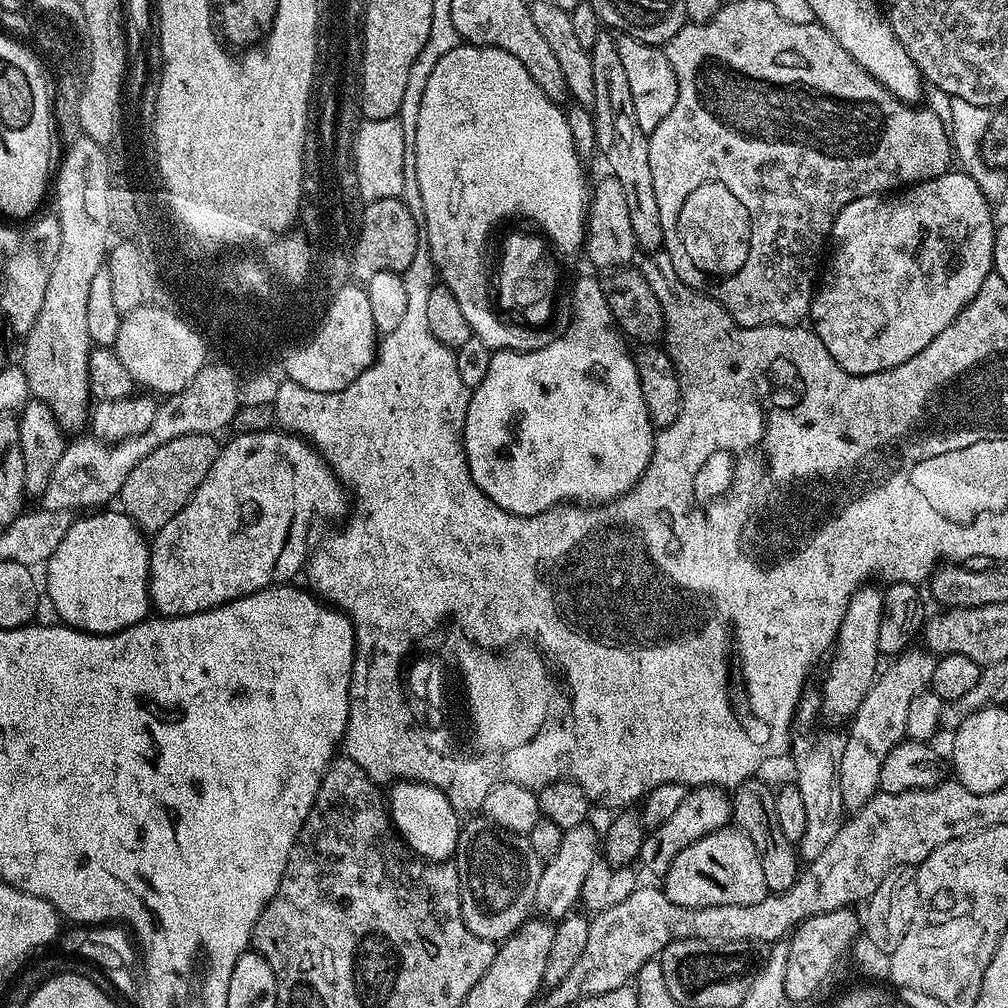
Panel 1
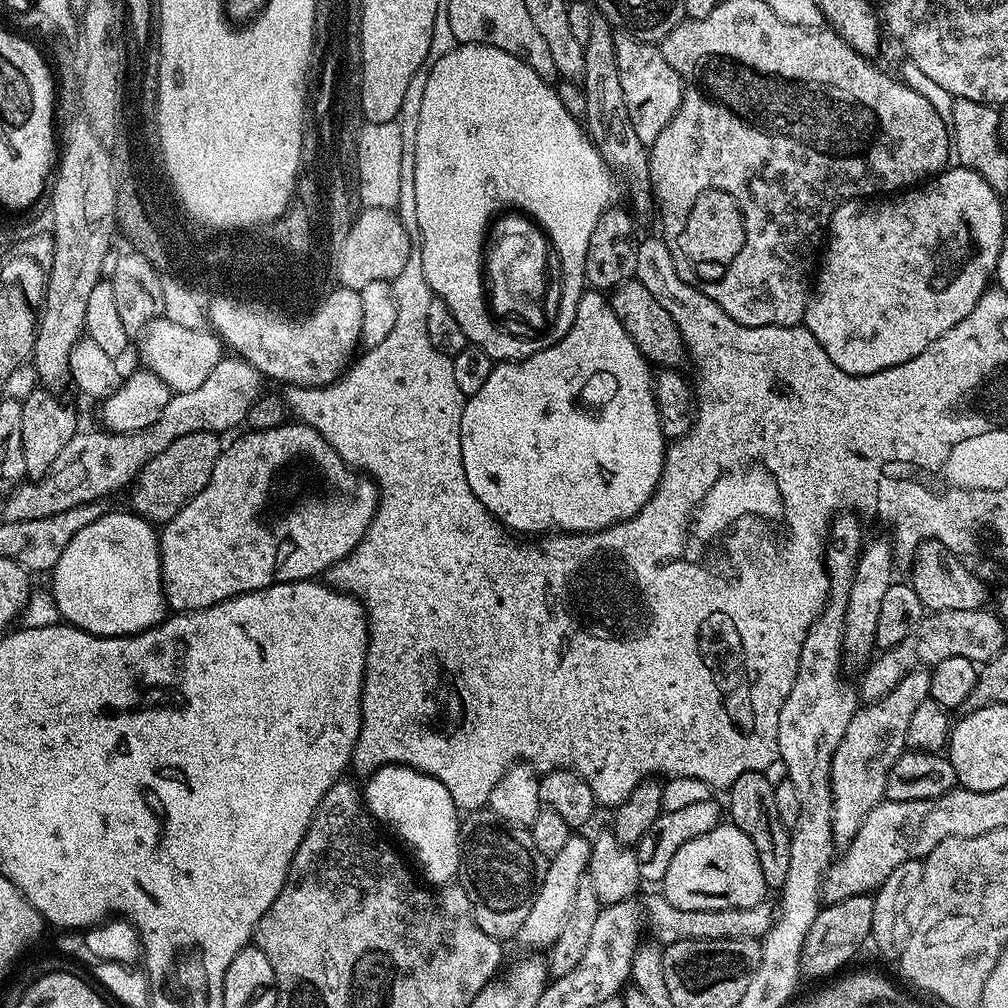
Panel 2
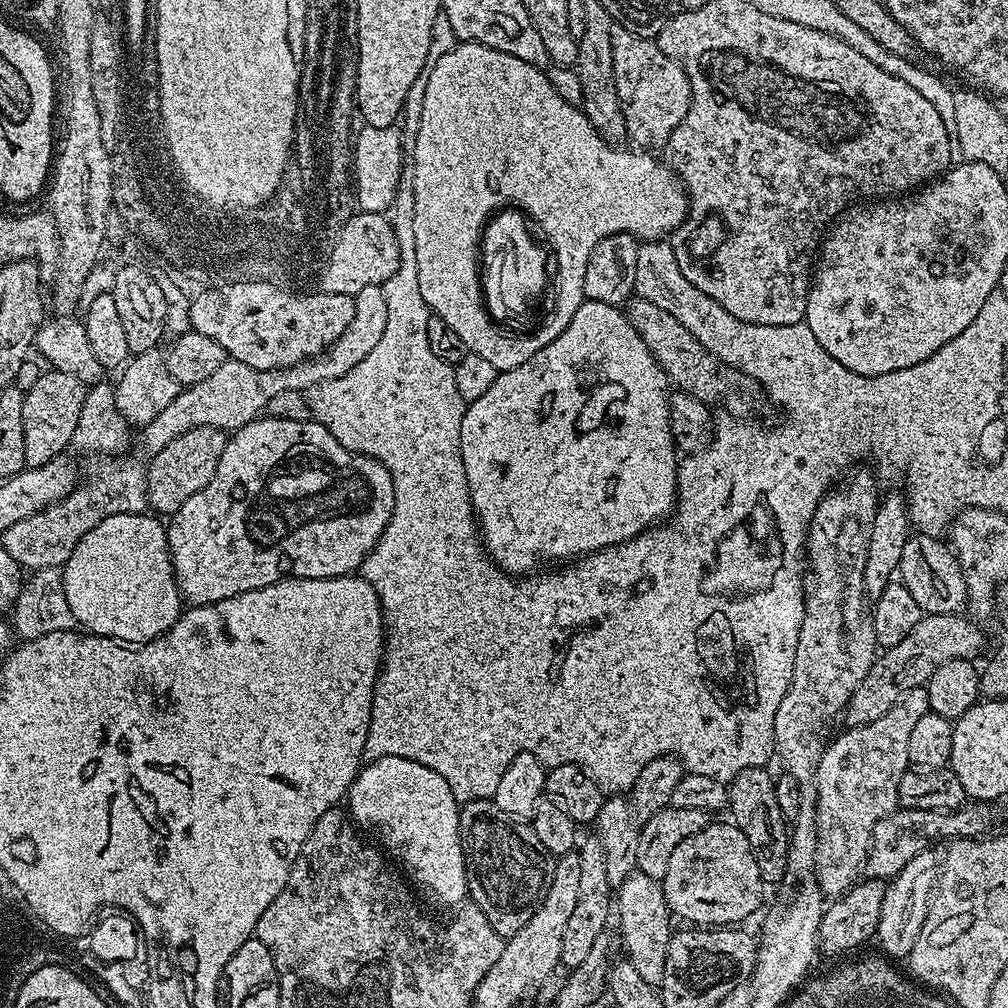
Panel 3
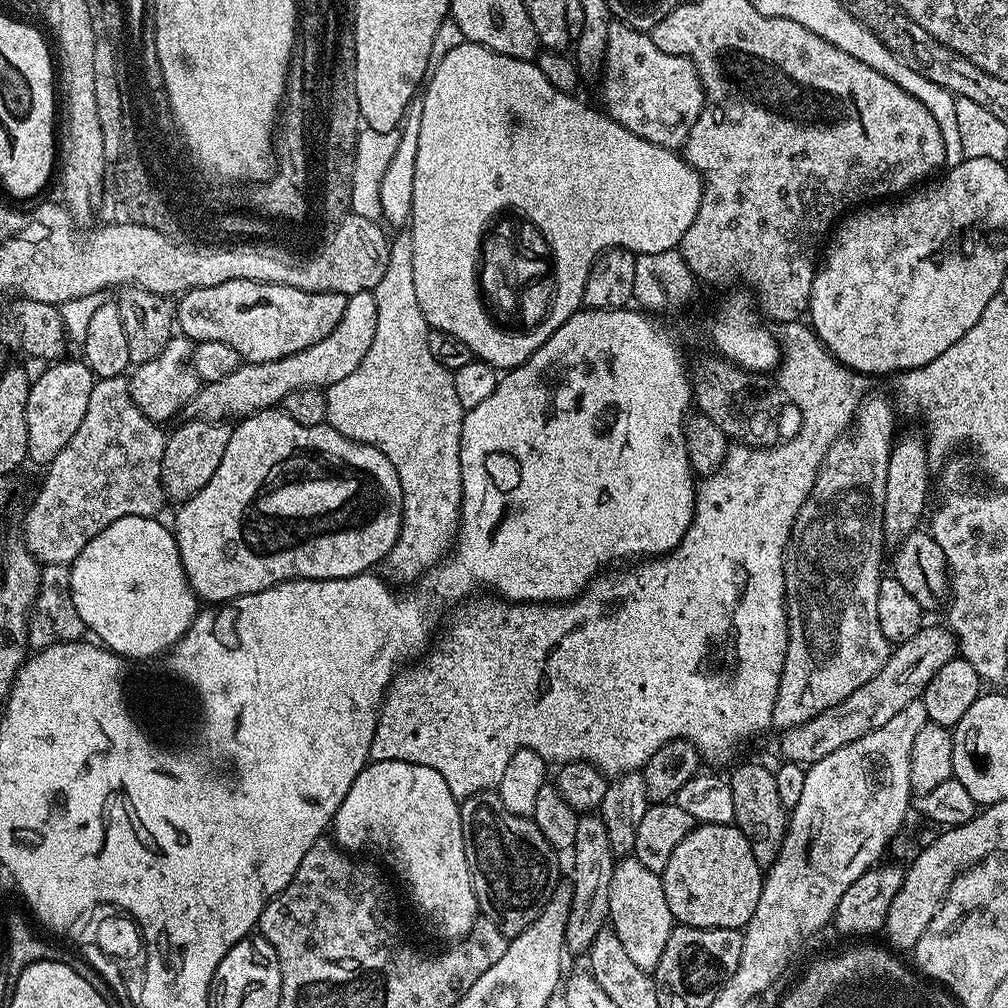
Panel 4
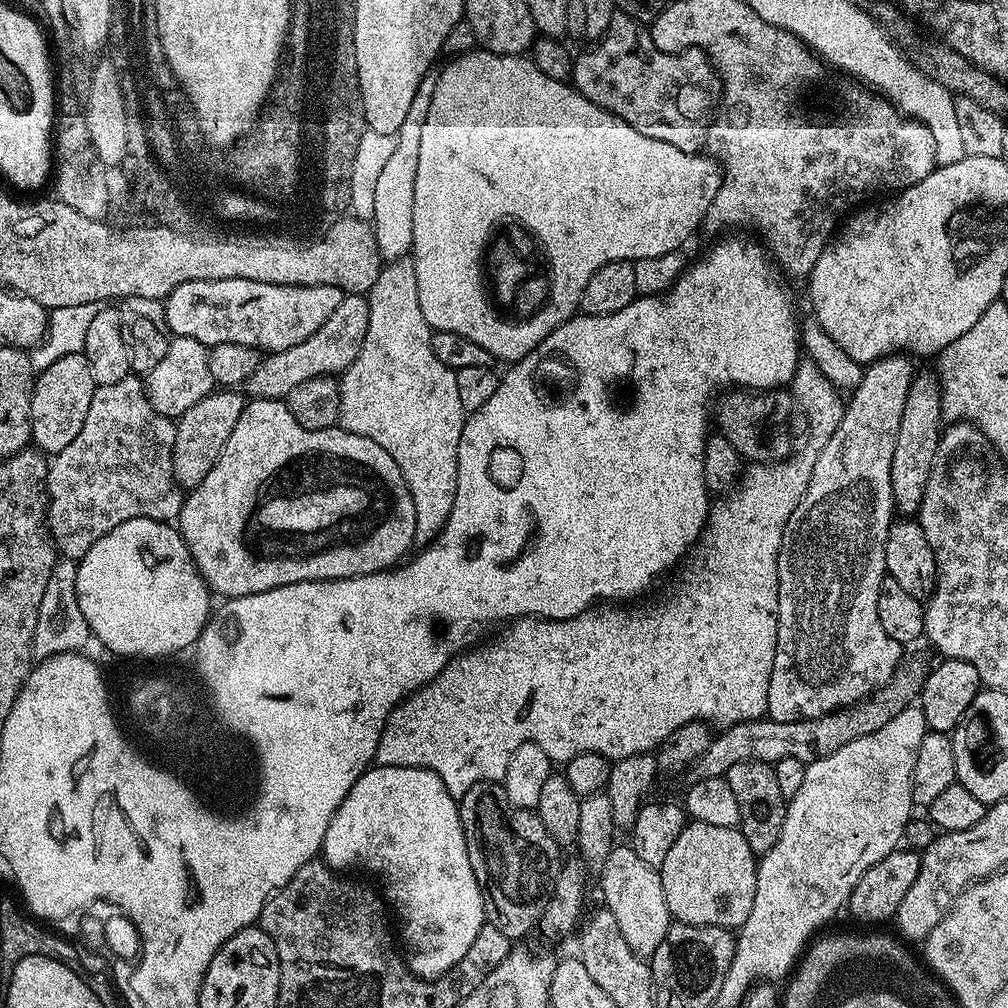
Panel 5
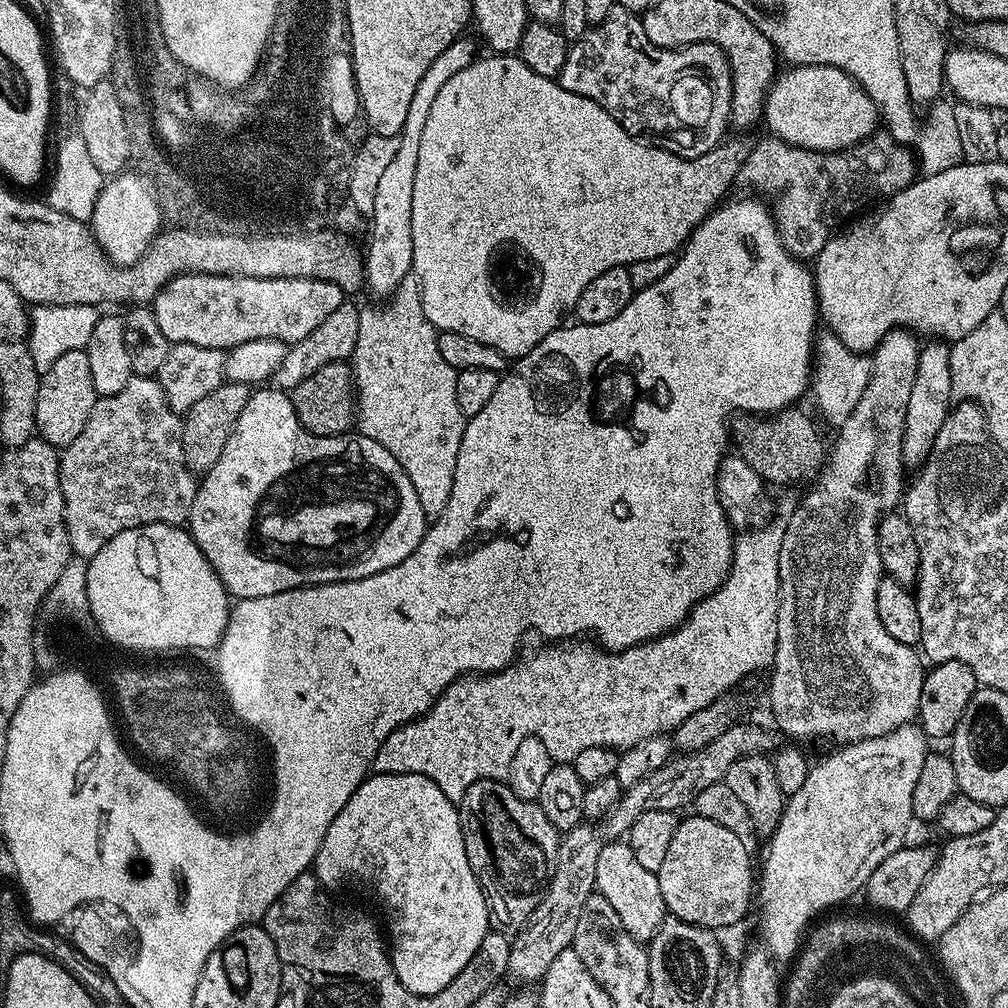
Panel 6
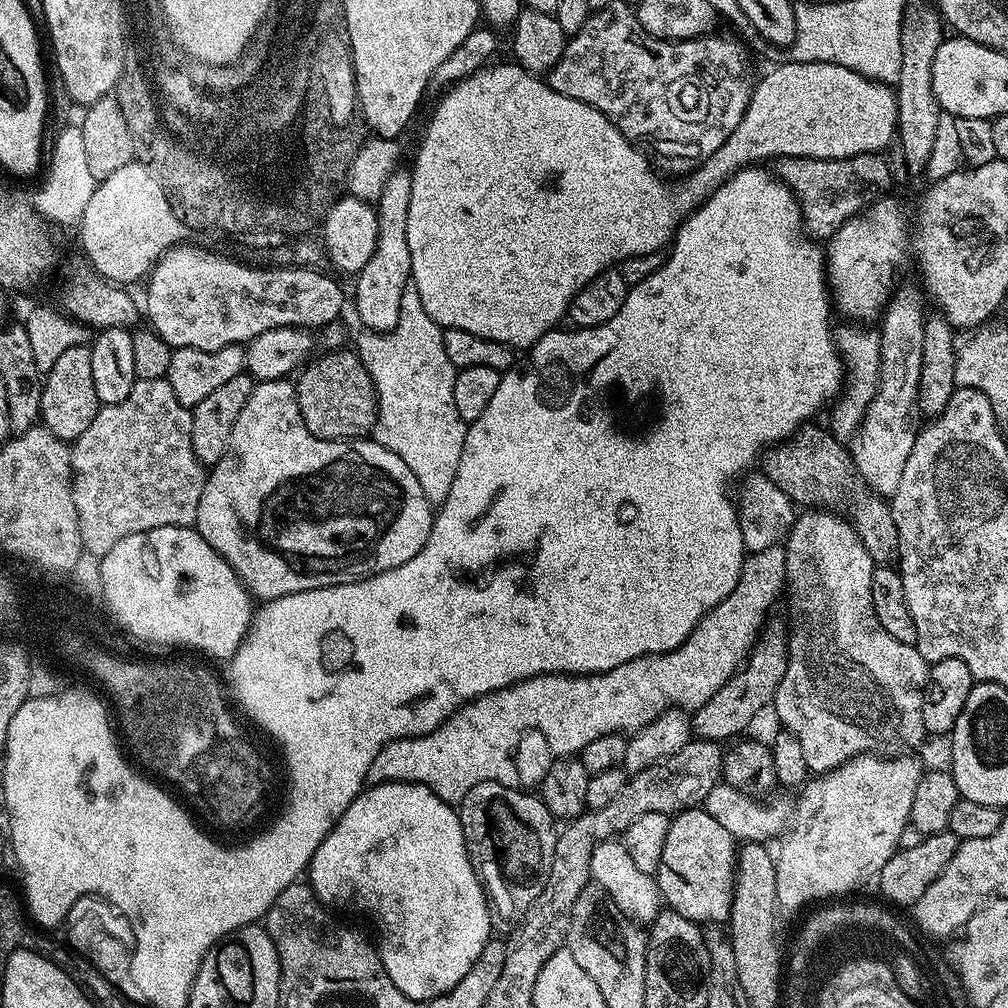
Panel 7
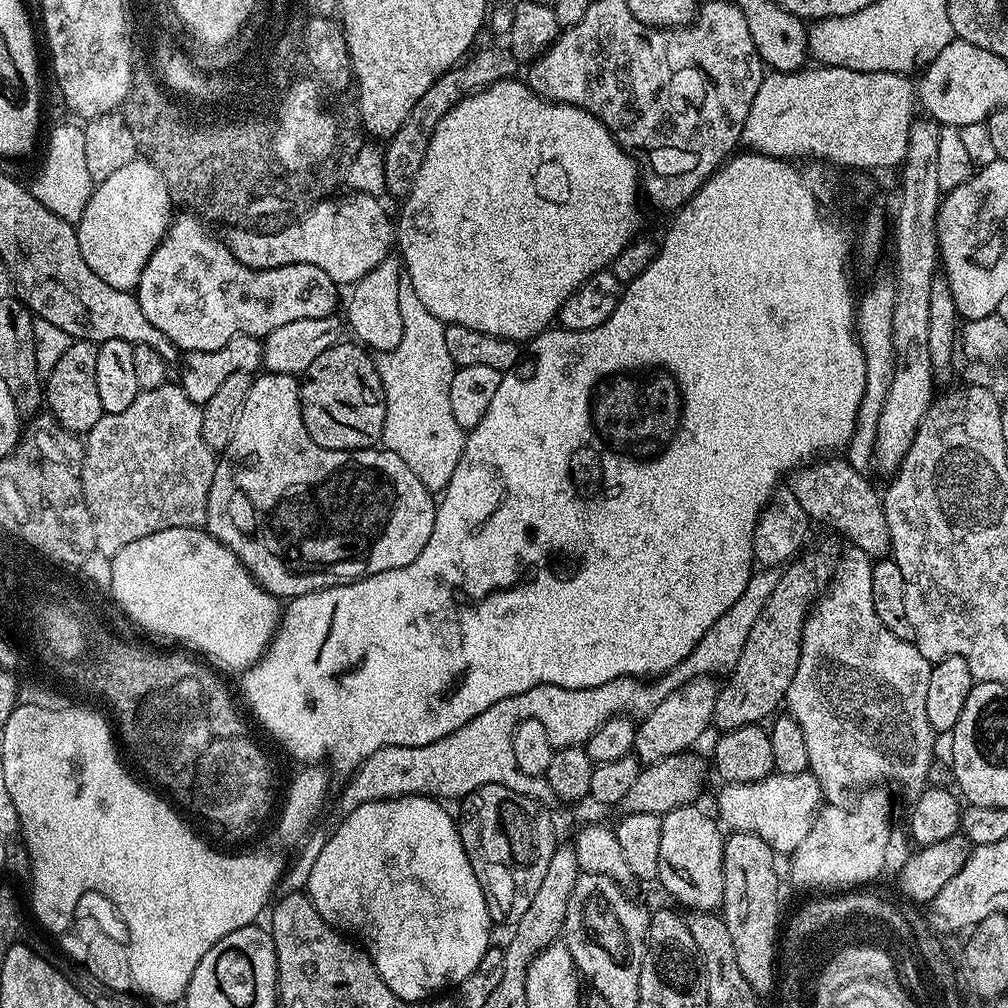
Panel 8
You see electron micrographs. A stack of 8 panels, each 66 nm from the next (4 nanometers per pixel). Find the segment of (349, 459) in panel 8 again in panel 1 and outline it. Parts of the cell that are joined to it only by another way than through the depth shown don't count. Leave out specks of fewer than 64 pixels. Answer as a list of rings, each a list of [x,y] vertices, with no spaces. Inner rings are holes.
[[[269,430],[236,434],[232,438],[225,448],[223,445],[217,451],[210,474],[202,478],[202,486],[198,486],[185,508],[178,510],[174,518],[151,537],[148,598],[159,615],[198,614],[261,592],[263,588],[295,581],[310,555],[308,531],[312,528],[312,519],[325,516],[328,520],[343,521],[349,515],[349,493],[303,436]]]

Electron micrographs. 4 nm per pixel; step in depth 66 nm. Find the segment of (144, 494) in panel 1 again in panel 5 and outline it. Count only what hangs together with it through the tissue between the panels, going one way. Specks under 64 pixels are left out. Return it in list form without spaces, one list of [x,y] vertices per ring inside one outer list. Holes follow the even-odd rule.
[[[214,390],[202,402],[197,402],[186,410],[175,421],[176,437],[174,438],[174,478],[180,483],[181,489],[191,490],[197,488],[210,474],[210,466],[218,462],[218,454],[226,446],[226,438],[234,430],[238,418],[242,418],[242,410],[246,403],[246,396],[240,390]]]

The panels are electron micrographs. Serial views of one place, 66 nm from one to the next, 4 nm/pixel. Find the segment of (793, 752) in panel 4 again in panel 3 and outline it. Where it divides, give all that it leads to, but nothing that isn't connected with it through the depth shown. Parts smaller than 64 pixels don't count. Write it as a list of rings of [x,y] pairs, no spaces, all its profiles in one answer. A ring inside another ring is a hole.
[[[964,614],[921,615],[918,626],[914,626],[914,630],[910,630],[910,634],[906,634],[906,638],[902,638],[902,642],[898,642],[898,646],[883,649],[877,655],[876,661],[870,666],[866,678],[862,678],[862,682],[858,682],[858,690],[854,690],[854,694],[850,694],[850,702],[846,702],[844,707],[842,713],[843,727],[850,729],[866,726],[866,722],[874,722],[874,718],[882,718],[882,714],[889,712],[900,701],[900,697],[904,693],[915,688],[925,687],[929,678],[934,674],[934,670],[938,670],[938,666],[943,666],[945,662],[951,660],[975,661],[977,659],[976,655],[983,648],[983,634],[964,617]]]

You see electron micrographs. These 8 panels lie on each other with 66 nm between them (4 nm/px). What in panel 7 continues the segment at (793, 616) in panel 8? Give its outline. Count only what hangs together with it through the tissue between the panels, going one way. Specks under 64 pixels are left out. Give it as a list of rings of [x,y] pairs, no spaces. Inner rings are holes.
[[[769,619],[765,623],[756,645],[748,654],[748,659],[741,664],[725,684],[720,687],[718,694],[691,713],[692,731],[697,737],[705,740],[723,741],[723,736],[736,738],[752,724],[752,719],[771,705],[776,699],[778,682],[782,682],[782,674],[786,674],[788,661],[788,625],[783,619]]]

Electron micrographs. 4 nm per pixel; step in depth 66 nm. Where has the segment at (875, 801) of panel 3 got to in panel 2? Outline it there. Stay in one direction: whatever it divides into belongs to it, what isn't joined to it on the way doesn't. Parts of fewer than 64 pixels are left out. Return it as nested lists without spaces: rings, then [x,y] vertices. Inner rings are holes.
[[[927,671],[907,672],[886,698],[865,703],[852,715],[832,763],[832,835],[837,845],[848,845],[858,834],[858,826],[862,826],[866,814],[885,799],[890,770],[906,750],[910,718],[918,705],[929,699],[929,690]]]

